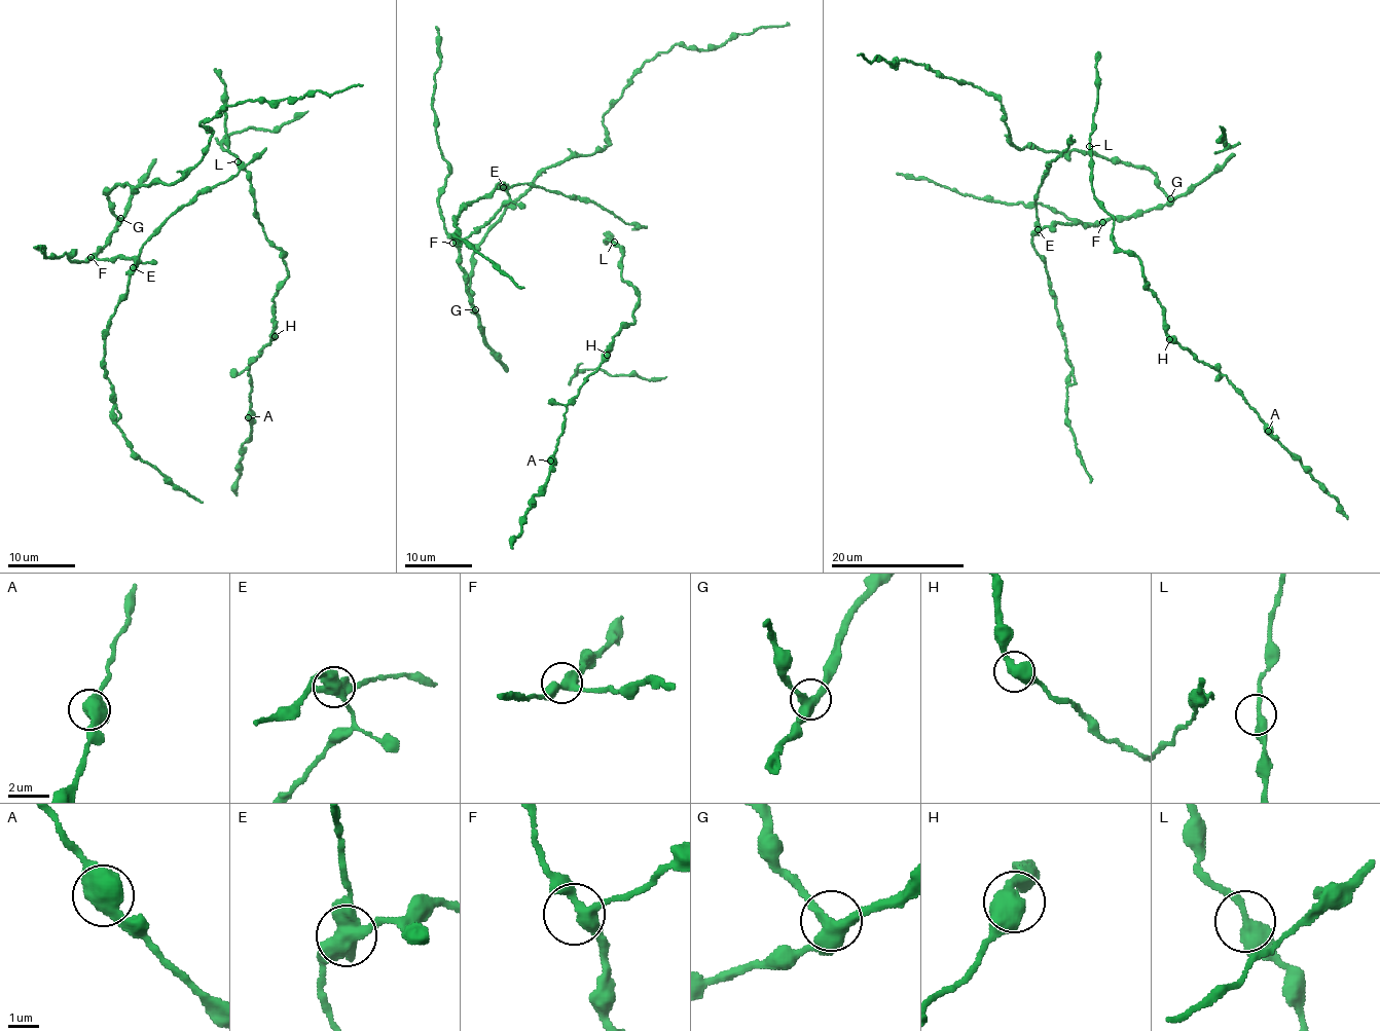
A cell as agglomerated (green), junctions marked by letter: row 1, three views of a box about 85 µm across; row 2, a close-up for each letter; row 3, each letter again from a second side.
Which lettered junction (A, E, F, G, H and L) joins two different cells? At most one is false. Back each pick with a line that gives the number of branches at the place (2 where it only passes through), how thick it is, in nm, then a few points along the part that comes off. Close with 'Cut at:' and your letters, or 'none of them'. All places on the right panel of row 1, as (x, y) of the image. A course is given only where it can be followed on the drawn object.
E: 3 branches meet; 500 nm thick; foreign part runs (1038, 230), (1034, 196), (1049, 164), (1068, 148), (1070, 134)
Cut at: E

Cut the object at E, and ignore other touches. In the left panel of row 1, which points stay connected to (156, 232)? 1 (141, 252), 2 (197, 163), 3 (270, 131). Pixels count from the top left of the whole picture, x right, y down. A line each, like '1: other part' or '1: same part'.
1: same part
2: other part
3: other part

